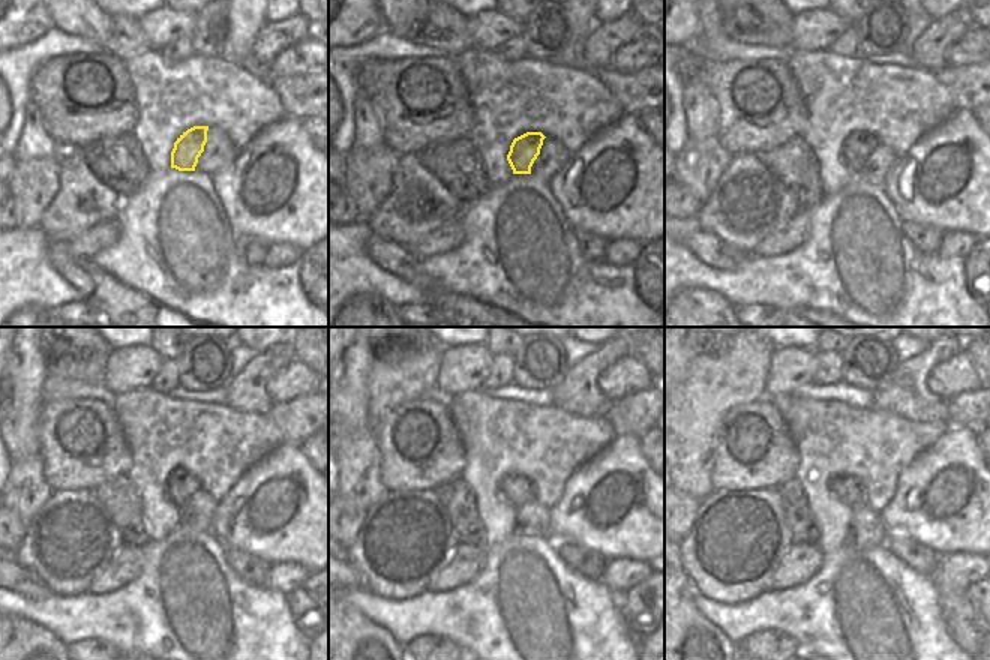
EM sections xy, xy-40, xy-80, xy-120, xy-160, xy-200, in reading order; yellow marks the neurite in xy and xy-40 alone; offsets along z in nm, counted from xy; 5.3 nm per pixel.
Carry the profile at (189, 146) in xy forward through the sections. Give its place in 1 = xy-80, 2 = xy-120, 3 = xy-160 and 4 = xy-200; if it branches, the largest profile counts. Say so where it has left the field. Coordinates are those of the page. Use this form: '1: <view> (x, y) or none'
1: xy-80 (858, 146)
2: xy-120 (182, 485)
3: xy-160 (518, 489)
4: xy-200 (854, 497)

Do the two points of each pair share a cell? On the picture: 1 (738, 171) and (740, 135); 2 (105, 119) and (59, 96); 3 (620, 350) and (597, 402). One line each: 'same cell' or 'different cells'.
1: different cells
2: same cell
3: same cell

